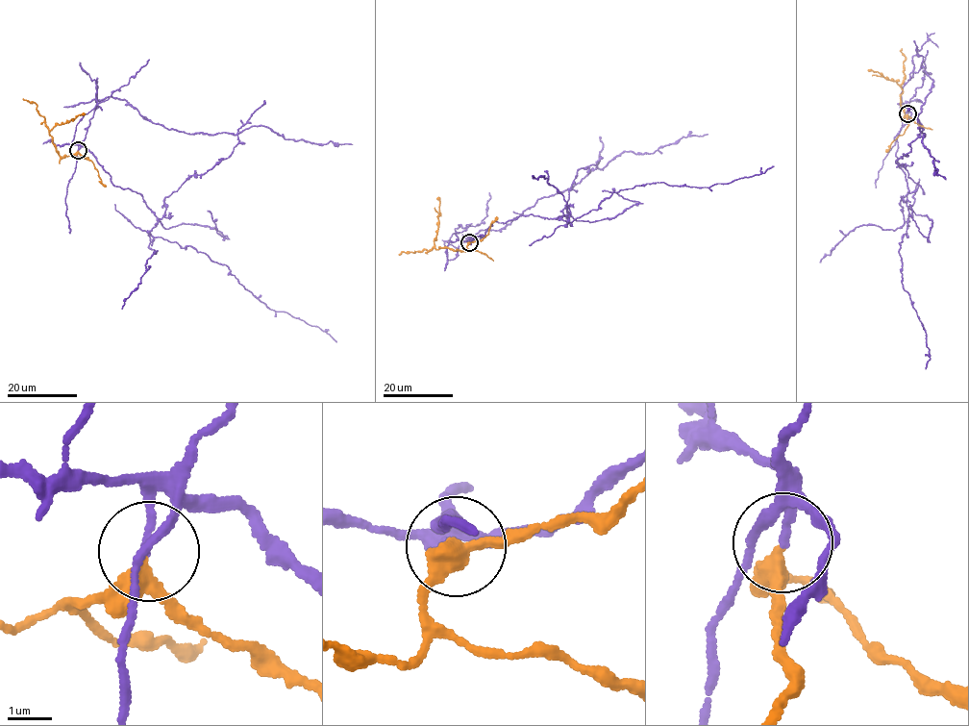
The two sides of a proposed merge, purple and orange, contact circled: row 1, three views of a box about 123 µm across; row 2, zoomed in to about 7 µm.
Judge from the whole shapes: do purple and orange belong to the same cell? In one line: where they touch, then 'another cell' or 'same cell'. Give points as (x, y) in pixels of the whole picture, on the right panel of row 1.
place (907, 113); another cell

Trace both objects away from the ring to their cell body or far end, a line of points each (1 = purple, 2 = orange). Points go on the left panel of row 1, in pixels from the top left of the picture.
1: (78, 150), (110, 97), (166, 129), (237, 136), (163, 199), (150, 240), (205, 253), (336, 341)
2: (78, 150), (62, 158), (49, 132), (58, 124), (83, 114)

